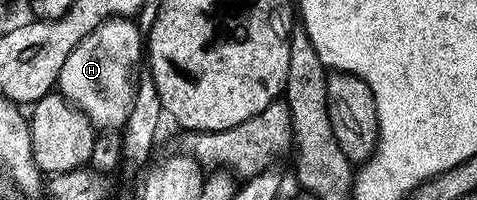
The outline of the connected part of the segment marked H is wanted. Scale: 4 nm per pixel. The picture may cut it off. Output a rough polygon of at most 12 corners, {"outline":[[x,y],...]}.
{"outline":[[129,18],[95,26],[56,91],[94,129],[120,130],[143,60]]}

